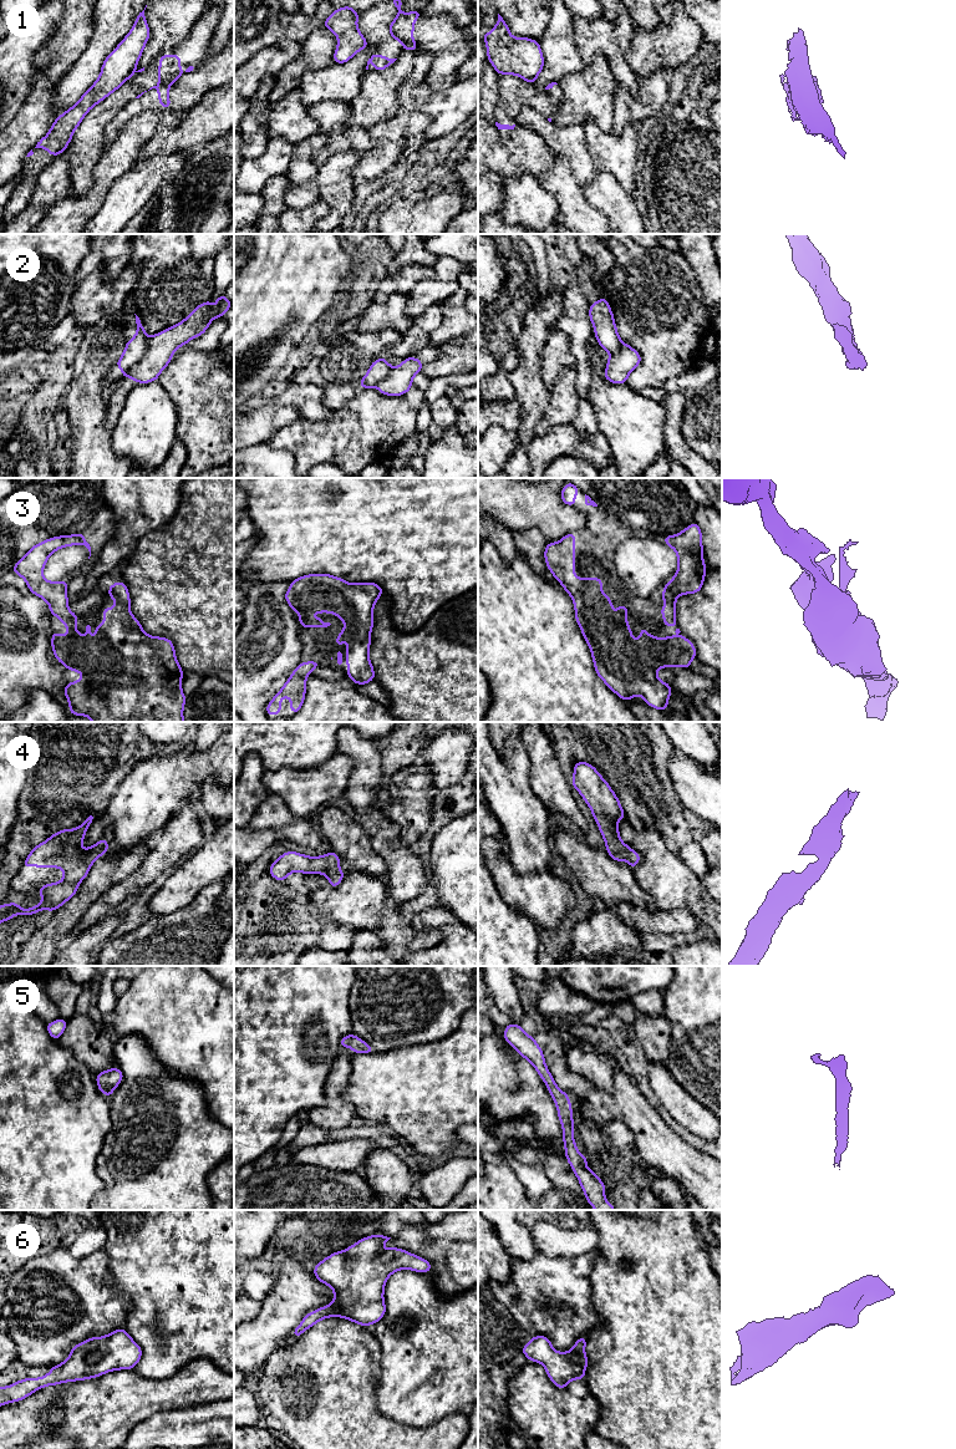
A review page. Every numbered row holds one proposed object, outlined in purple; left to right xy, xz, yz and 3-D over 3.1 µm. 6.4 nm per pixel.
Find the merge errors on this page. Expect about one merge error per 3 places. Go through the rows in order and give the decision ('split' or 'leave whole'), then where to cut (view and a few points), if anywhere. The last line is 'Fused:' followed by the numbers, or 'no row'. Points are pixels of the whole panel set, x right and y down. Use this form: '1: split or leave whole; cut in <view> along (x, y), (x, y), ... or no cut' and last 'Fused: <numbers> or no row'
1: split; cut in xy along (135, 71), (127, 77)
2: split; cut in xy along (149, 337), (146, 352), (123, 376)
3: leave whole; no cut
4: leave whole; no cut
5: leave whole; no cut
6: leave whole; no cut
Fused: 1, 2

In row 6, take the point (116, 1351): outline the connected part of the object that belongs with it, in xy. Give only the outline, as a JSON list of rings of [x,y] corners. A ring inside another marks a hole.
[[[118,1328],[103,1337],[92,1337],[71,1348],[70,1357],[40,1378],[20,1379],[0,1387],[0,1407],[19,1402],[34,1392],[65,1382],[100,1377],[107,1372],[133,1369],[142,1357],[142,1348],[124,1328]]]

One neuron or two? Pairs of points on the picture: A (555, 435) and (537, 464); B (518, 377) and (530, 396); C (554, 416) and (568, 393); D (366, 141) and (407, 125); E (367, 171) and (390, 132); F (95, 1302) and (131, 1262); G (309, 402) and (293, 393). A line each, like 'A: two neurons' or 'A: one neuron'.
A: one neuron
B: one neuron
C: one neuron
D: two neurons
E: one neuron
F: two neurons
G: one neuron

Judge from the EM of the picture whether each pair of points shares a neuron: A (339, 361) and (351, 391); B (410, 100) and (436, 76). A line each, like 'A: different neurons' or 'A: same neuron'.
A: different neurons
B: different neurons

